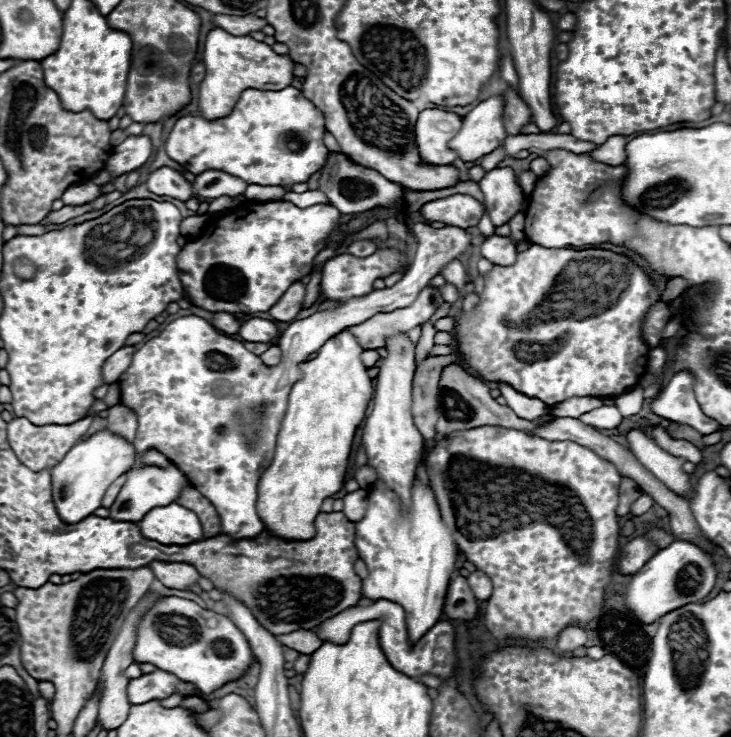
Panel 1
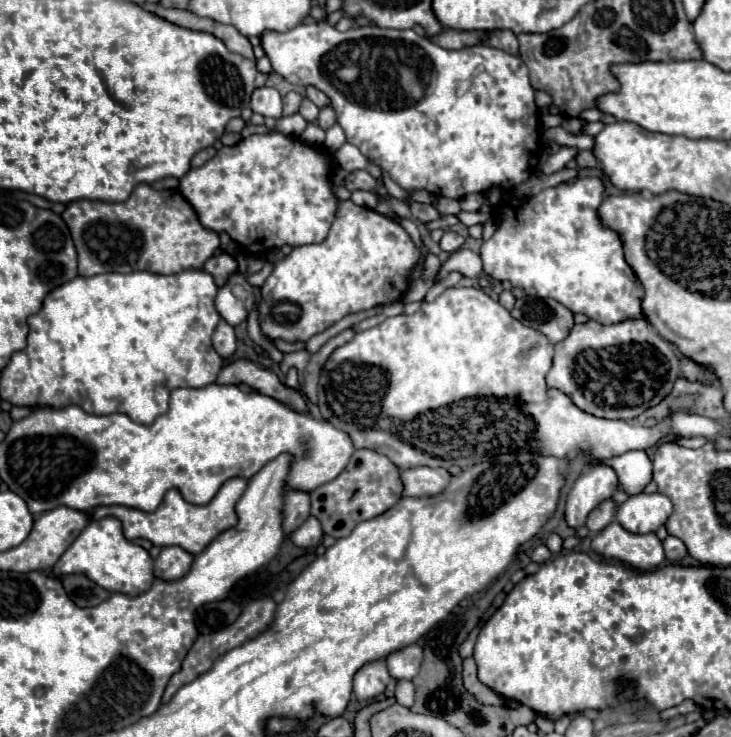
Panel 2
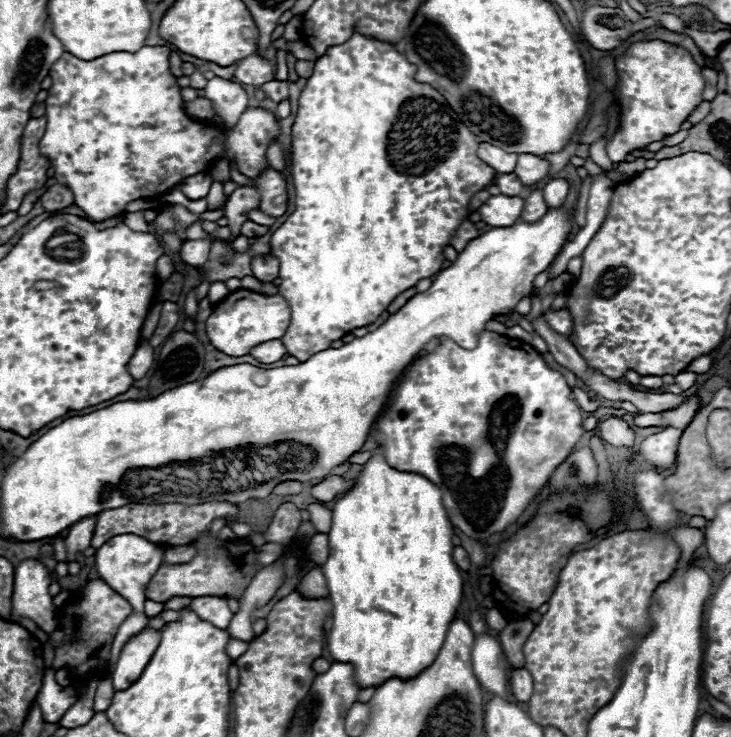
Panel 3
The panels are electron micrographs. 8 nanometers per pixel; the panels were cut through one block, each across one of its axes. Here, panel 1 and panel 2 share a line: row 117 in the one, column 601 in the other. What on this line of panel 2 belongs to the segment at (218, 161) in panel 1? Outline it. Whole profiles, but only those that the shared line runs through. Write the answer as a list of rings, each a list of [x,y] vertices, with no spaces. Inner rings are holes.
[[[580,178],[574,184],[559,184],[536,196],[516,200],[516,212],[496,212],[500,214],[498,232],[486,240],[480,250],[484,274],[494,280],[508,280],[512,286],[524,288],[528,296],[558,300],[568,310],[582,312],[600,324],[614,324],[616,320],[624,320],[628,316],[642,316],[642,284],[624,260],[618,234],[610,228],[604,228],[596,218],[596,210],[602,202],[602,192],[604,186],[598,178]]]

